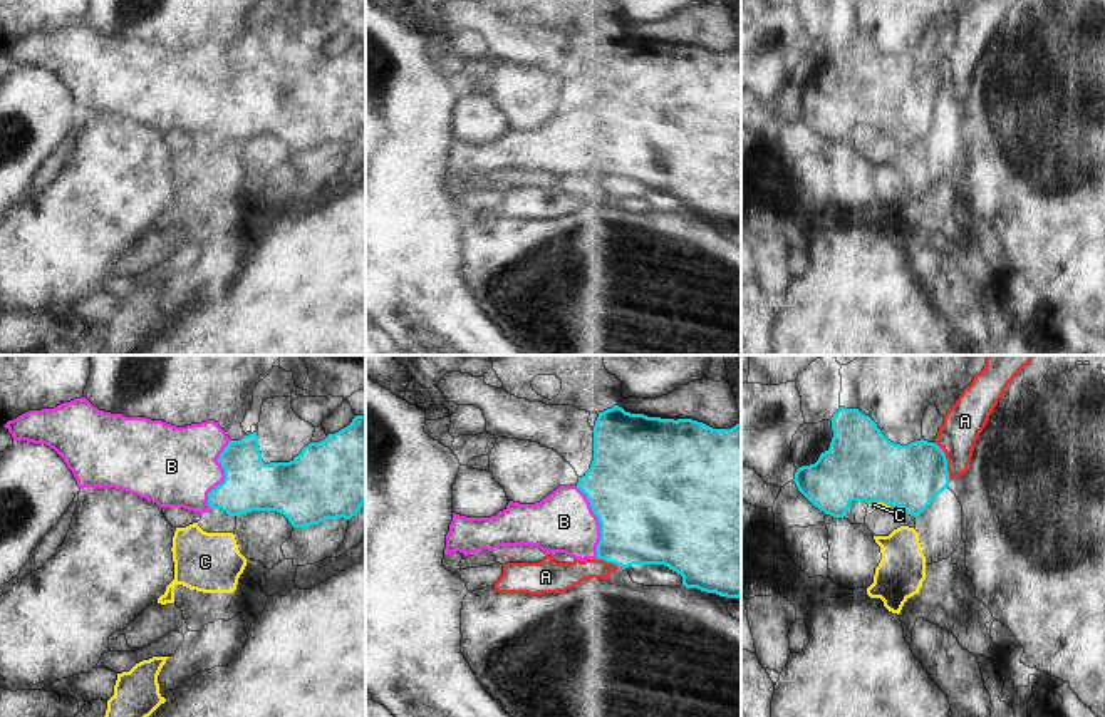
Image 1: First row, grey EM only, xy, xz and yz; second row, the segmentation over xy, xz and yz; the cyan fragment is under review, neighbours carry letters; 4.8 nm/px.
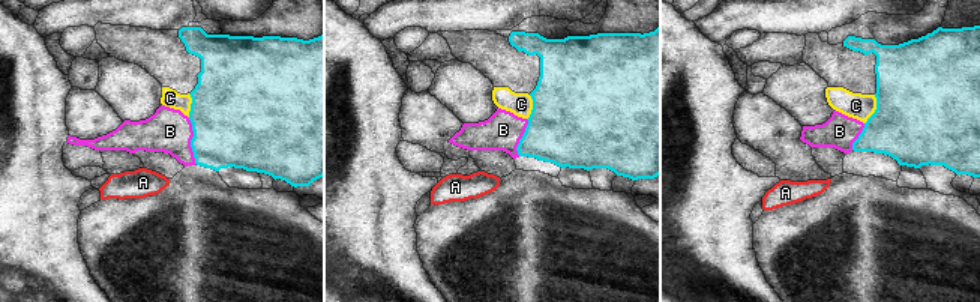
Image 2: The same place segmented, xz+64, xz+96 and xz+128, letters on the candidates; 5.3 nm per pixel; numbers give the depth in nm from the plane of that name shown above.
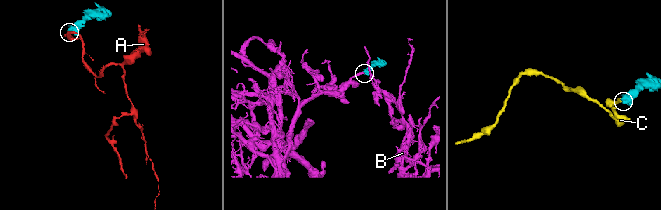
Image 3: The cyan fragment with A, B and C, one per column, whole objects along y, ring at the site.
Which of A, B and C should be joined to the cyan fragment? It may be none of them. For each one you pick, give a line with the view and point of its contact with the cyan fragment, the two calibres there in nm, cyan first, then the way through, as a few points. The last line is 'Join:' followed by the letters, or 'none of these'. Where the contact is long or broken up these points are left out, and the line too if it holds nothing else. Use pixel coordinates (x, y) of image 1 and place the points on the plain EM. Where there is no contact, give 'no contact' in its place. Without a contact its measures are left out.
B: contact xz (599, 146); calibres 500 and 300 nm
Join: B

